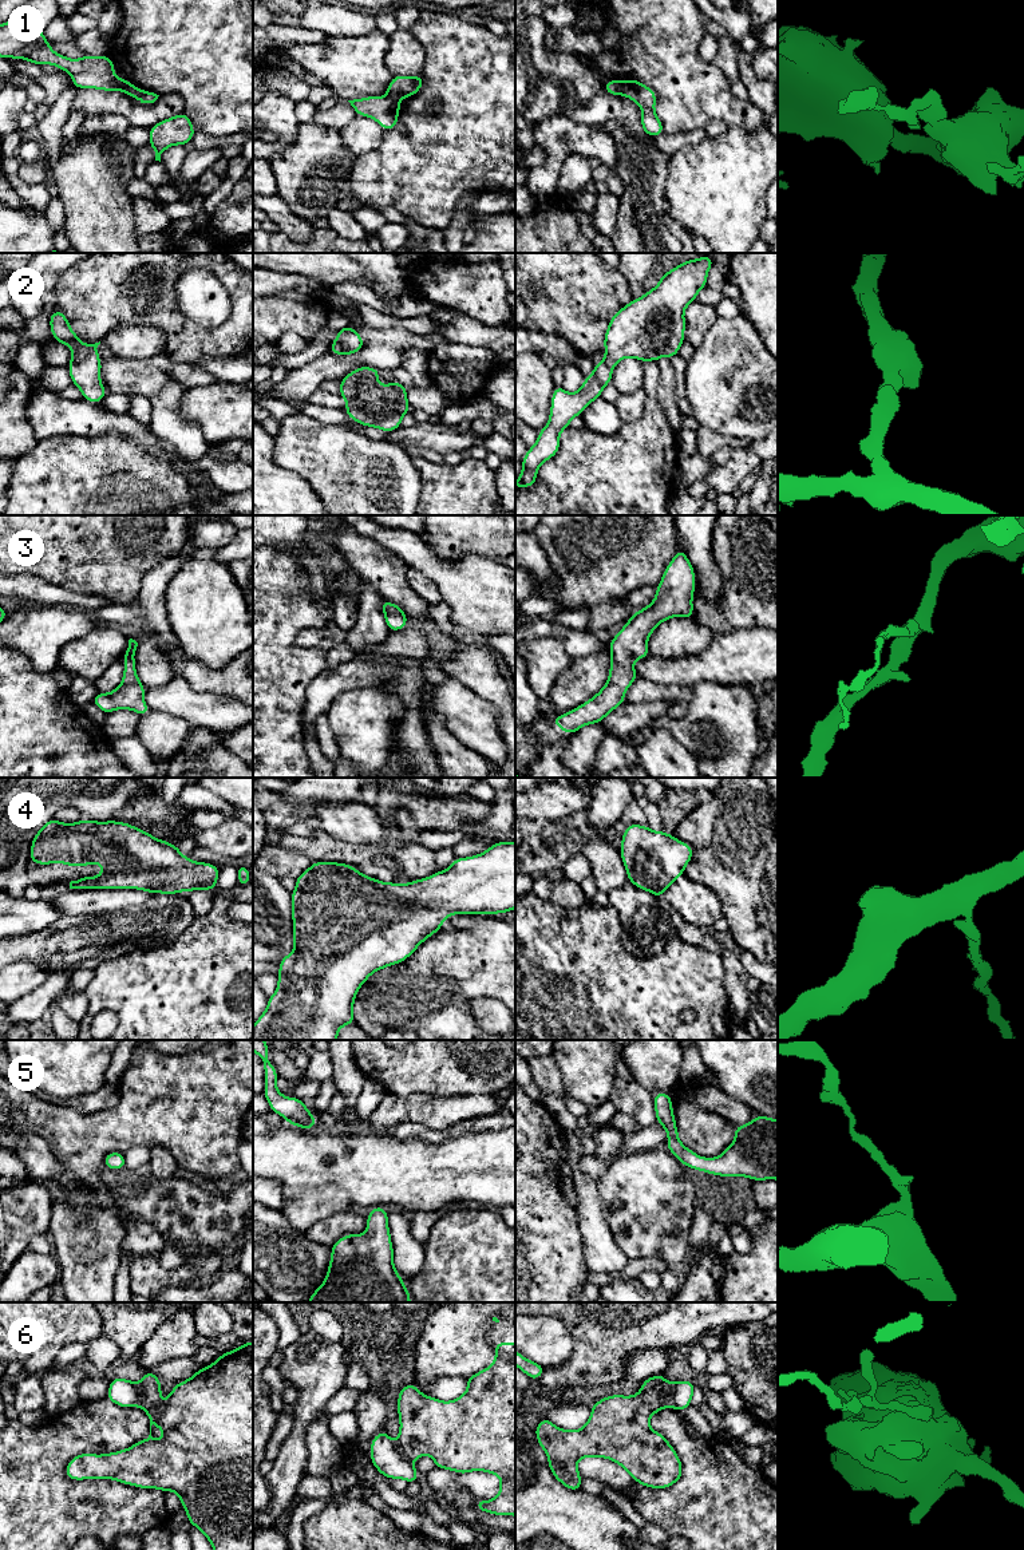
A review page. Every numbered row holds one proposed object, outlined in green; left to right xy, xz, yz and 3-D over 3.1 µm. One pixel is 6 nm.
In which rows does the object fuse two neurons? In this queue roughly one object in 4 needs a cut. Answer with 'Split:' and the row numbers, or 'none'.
Split: 1, 6

